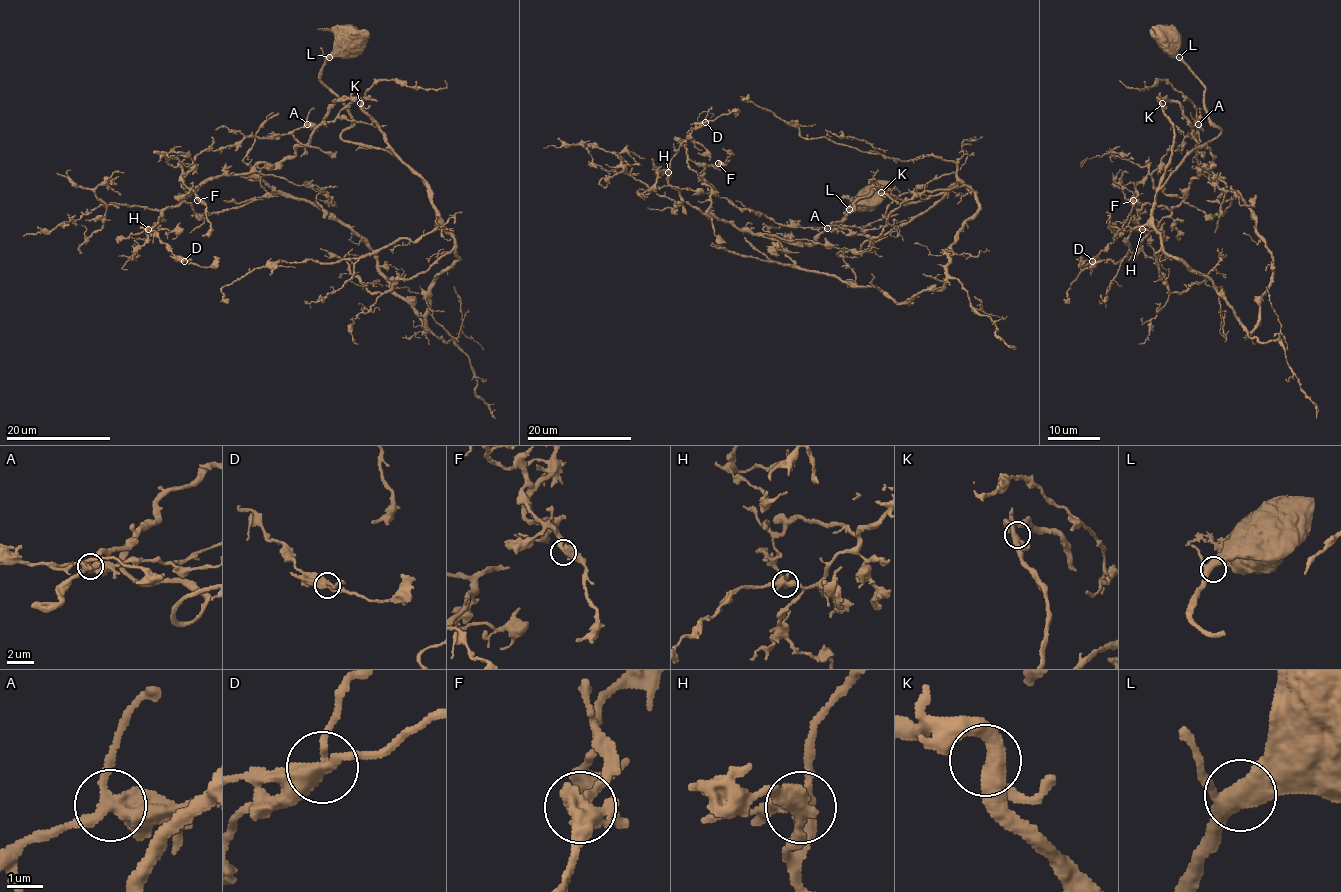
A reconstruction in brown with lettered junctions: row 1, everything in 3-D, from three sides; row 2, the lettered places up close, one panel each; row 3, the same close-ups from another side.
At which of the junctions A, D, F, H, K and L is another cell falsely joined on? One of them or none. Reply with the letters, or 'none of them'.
none of them

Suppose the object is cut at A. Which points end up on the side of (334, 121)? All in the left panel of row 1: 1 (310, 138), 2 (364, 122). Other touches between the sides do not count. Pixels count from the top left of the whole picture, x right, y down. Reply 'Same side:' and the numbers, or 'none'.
Same side: 2

